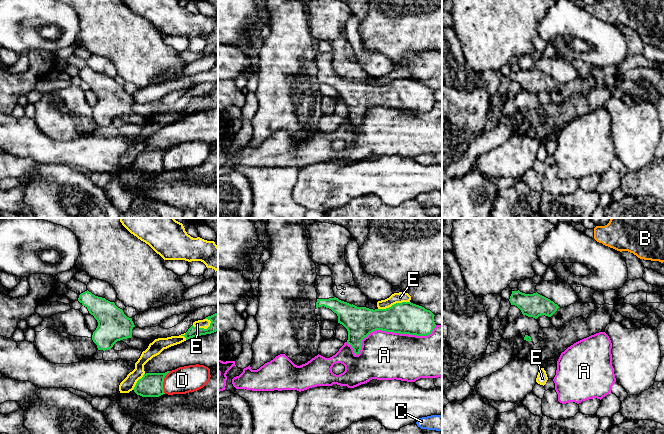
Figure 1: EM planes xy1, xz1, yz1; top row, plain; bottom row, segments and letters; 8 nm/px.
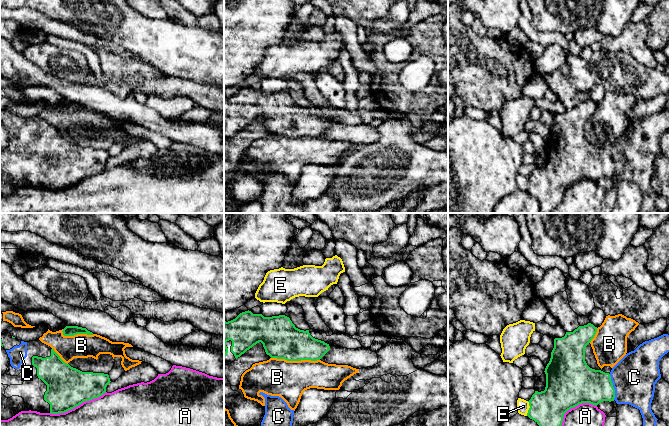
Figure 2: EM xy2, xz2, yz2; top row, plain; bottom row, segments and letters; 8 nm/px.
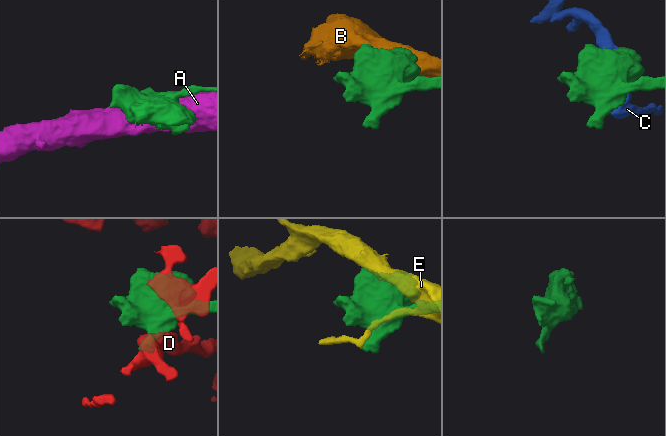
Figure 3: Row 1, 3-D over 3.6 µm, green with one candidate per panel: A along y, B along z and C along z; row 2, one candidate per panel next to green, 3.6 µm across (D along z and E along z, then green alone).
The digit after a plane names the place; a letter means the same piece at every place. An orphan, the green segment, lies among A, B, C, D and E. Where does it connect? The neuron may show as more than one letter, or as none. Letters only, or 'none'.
C

